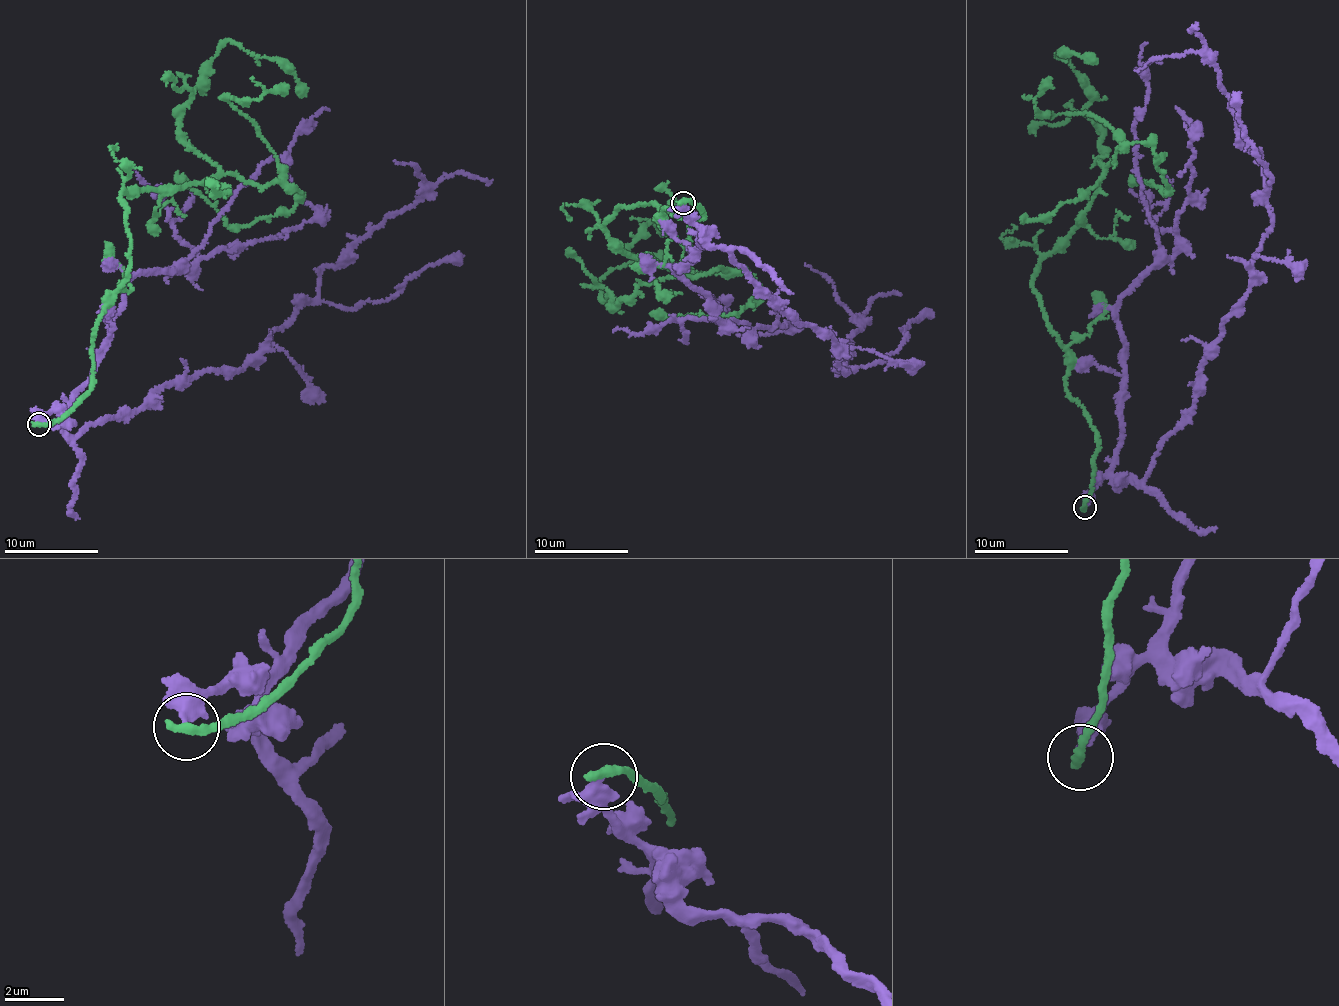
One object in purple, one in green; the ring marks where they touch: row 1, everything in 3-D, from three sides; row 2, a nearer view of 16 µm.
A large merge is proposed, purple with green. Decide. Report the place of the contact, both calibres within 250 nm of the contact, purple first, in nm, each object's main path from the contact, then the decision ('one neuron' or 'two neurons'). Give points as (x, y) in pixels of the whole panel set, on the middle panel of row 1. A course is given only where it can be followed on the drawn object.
(683, 202) | 320/360 nm | purple via (682, 203), (775, 308), (830, 332), (843, 374), (859, 329), (805, 263) | green via (682, 203), (704, 216), (605, 220), (676, 276), (616, 306), (598, 286), (648, 257), (695, 272) | two neurons

